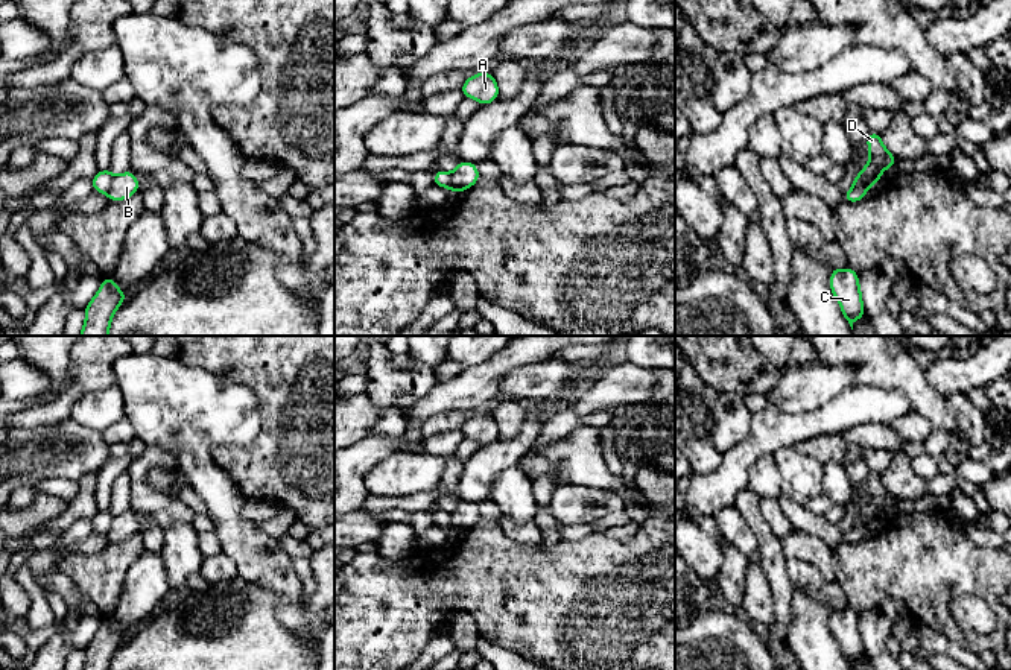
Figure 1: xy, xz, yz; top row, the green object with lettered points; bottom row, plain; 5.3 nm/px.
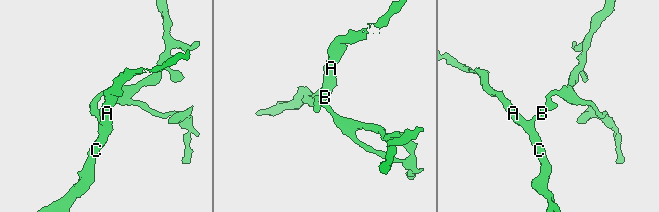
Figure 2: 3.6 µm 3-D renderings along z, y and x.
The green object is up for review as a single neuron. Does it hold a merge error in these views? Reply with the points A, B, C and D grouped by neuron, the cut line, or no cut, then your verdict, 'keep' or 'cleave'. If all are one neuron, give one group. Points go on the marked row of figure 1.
groups A B C / D; cut xy (114, 176), (107, 193); cleave

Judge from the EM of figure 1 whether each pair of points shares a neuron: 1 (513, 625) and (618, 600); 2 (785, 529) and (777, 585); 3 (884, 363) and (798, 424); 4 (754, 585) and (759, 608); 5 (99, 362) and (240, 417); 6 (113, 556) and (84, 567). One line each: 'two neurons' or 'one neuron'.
1: one neuron
2: two neurons
3: two neurons
4: one neuron
5: two neurons
6: one neuron

